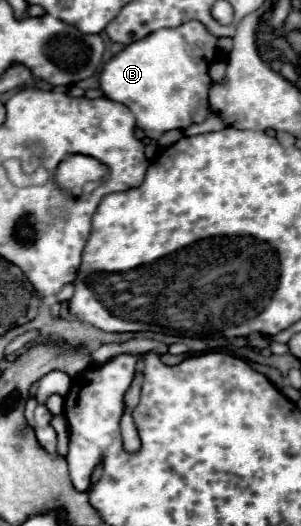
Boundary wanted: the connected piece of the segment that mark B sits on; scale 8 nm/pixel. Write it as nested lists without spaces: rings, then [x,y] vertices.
[[[186,21],[174,29],[160,29],[136,43],[130,43],[112,61],[108,61],[100,75],[100,87],[108,99],[126,105],[134,113],[136,125],[144,129],[150,139],[158,139],[170,129],[186,129],[194,123],[202,123],[208,117],[208,93],[214,83],[208,75],[208,67],[218,59],[218,55],[214,55],[216,51],[218,37],[212,35],[200,21]]]

